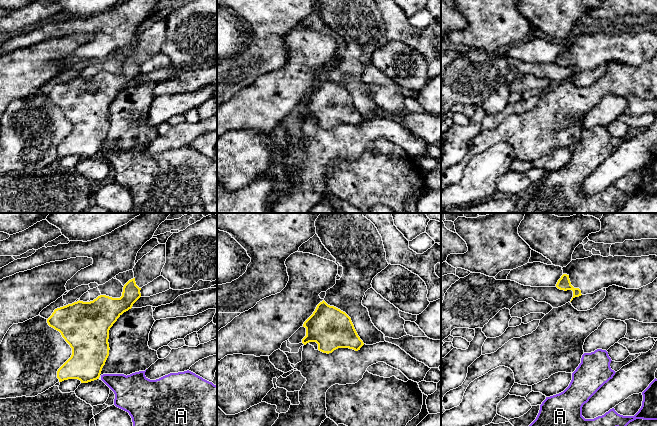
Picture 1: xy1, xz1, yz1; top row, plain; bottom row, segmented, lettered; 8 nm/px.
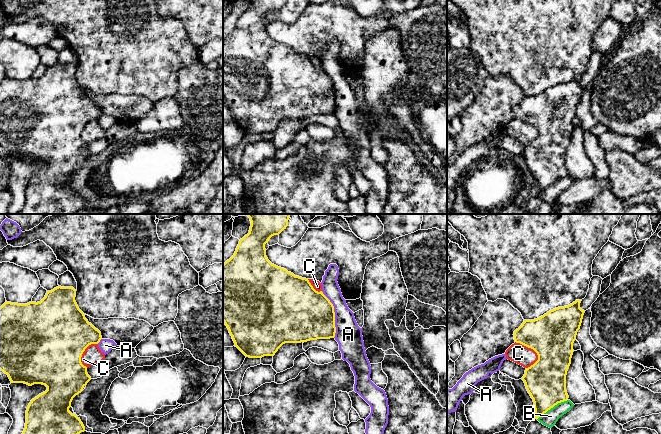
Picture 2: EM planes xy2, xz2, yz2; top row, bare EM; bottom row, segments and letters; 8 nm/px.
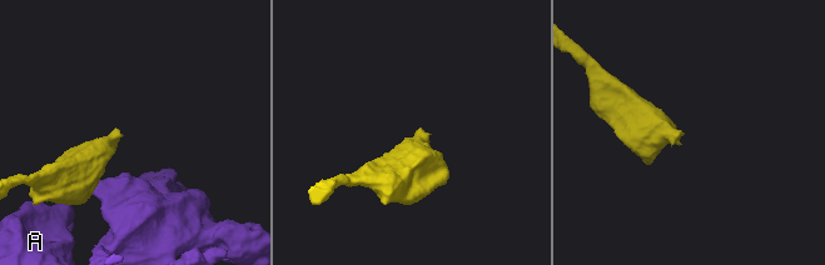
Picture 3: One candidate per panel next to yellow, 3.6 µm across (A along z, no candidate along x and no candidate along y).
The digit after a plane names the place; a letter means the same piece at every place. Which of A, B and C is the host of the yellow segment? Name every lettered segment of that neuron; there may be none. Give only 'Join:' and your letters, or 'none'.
Join: none

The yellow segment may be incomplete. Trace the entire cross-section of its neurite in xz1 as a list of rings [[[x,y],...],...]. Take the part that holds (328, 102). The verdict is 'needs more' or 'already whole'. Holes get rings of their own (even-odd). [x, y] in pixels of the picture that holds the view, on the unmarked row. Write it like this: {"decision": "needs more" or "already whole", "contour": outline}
{"decision": "already whole", "contour": [[[320,78],[313,90],[304,98],[306,112],[302,119],[316,118],[318,126],[332,129],[338,124],[360,126],[364,121],[358,112],[351,94],[340,85]]]}

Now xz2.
{"decision": "already whole", "contour": [[[251,0],[249,9],[240,15],[234,31],[223,40],[223,98],[227,102],[230,111],[237,123],[246,133],[262,134],[264,132],[274,132],[278,125],[285,119],[301,119],[317,115],[330,115],[335,113],[335,88],[334,82],[322,67],[316,67],[308,55],[295,52],[286,45],[272,40],[267,32],[265,20],[274,11],[279,11],[288,0]]]}

